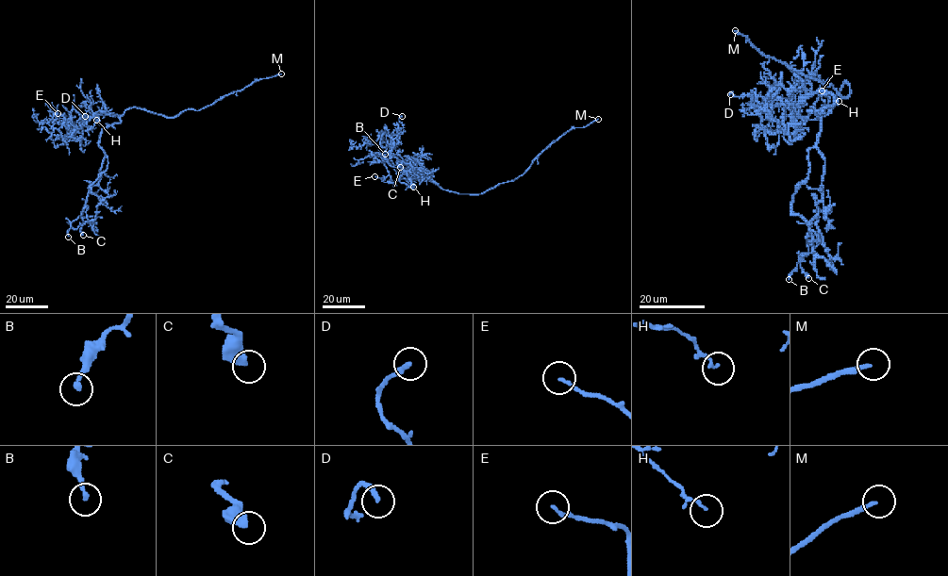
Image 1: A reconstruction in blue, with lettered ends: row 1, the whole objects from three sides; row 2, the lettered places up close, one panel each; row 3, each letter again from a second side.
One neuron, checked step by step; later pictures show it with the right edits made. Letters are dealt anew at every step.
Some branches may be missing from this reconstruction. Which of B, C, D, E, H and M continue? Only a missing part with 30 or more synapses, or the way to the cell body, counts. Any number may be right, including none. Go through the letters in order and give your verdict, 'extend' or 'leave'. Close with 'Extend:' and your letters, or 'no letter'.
B: leave
C: leave
D: leave
E: leave
H: leave
M: extend
Extend: M

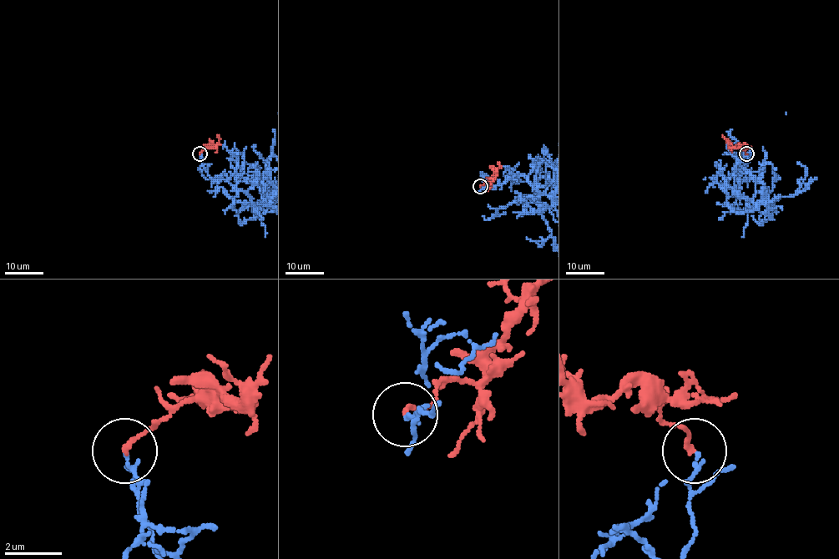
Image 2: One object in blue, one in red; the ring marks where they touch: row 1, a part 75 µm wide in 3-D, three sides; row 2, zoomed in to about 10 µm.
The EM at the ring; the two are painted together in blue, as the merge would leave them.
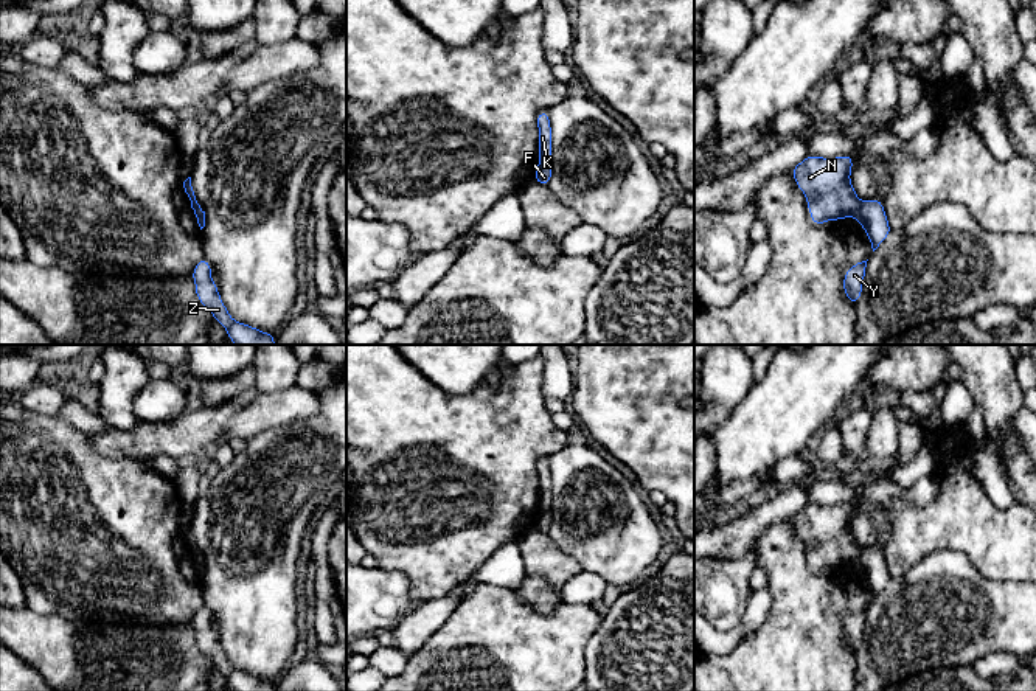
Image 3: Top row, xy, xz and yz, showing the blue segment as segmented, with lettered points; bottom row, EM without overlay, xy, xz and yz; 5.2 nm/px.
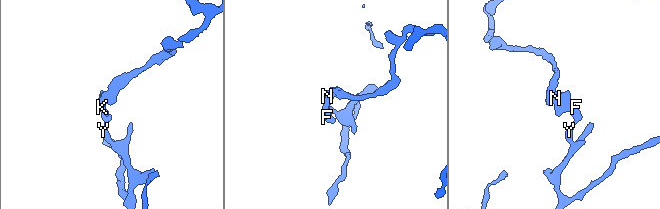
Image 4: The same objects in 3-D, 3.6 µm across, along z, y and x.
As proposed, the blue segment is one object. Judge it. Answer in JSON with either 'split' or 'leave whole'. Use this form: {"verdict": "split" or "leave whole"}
{"verdict": "split"}

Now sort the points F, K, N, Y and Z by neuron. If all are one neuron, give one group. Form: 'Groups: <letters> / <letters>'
Groups: F Y Z / K N

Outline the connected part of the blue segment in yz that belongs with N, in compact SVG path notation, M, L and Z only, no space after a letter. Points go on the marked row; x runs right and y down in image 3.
M809 154L794 166L791 174L806 196L814 225L857 216L860 202L850 183L851 169L853 154L836 158Z

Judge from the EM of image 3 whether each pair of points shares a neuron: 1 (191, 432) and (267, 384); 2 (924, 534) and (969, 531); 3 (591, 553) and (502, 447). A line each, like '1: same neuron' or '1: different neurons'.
1: different neurons
2: same neuron
3: different neurons

